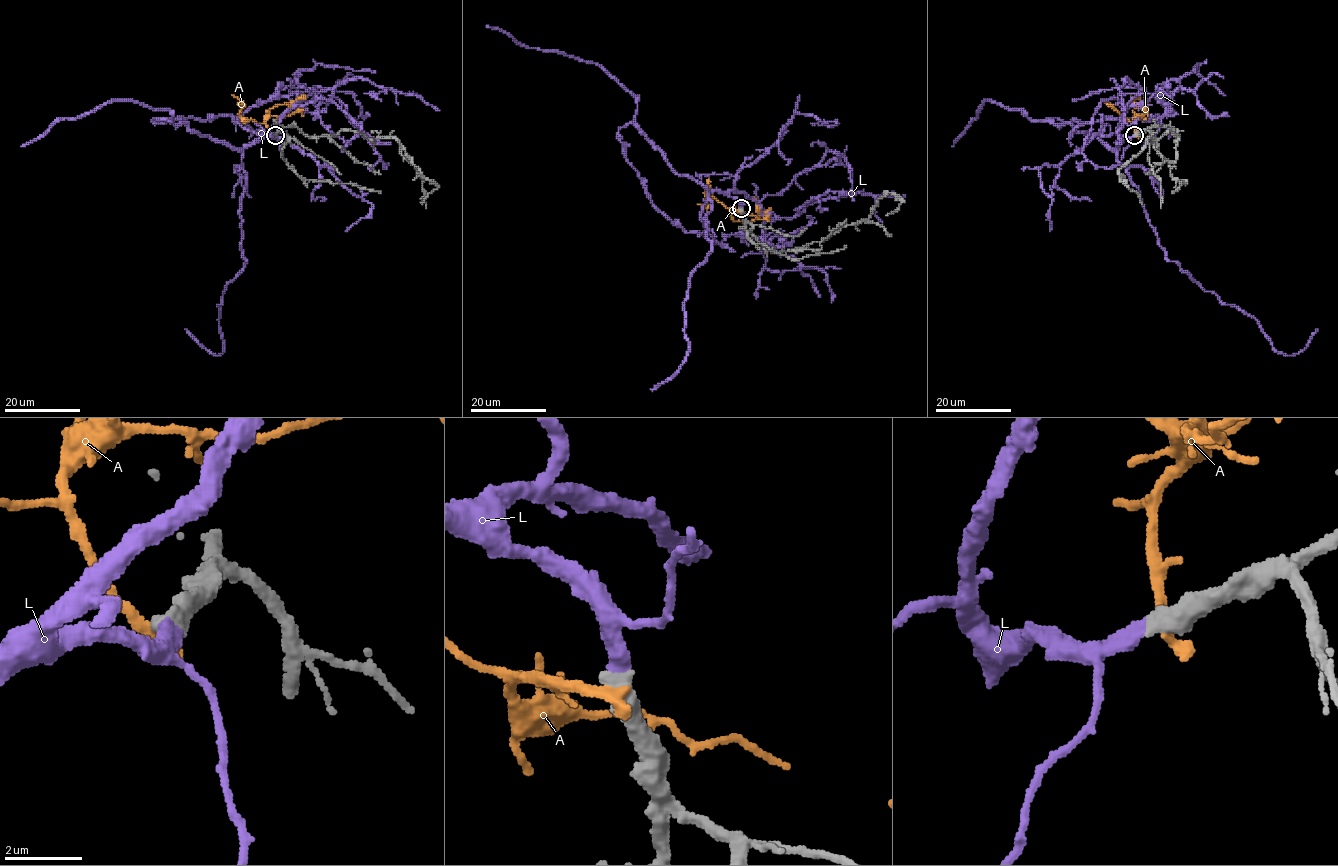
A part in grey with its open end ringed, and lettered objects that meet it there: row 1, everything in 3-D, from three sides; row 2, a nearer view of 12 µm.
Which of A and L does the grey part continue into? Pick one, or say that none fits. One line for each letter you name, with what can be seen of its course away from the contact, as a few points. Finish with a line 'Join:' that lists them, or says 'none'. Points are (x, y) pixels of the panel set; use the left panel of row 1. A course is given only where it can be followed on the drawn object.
L: course (275, 135), (242, 151), (245, 187), (240, 245), (246, 261), (218, 305), (223, 351), (211, 354), (185, 329)
Join: L

